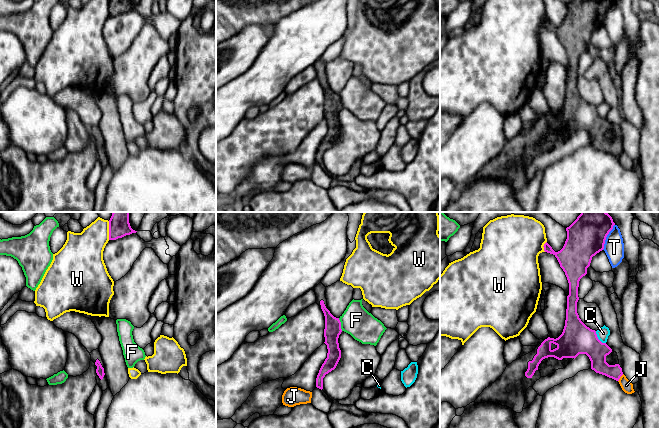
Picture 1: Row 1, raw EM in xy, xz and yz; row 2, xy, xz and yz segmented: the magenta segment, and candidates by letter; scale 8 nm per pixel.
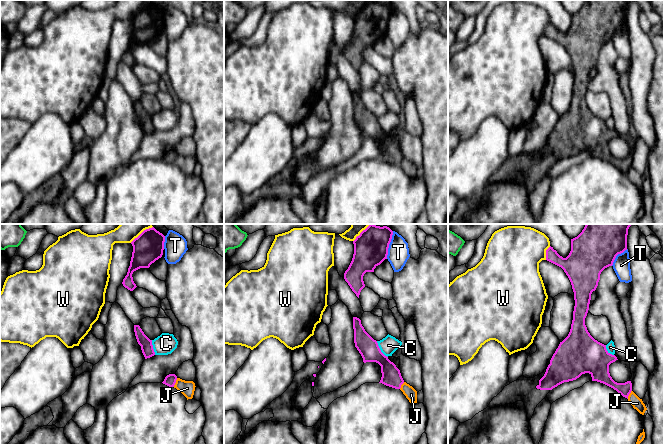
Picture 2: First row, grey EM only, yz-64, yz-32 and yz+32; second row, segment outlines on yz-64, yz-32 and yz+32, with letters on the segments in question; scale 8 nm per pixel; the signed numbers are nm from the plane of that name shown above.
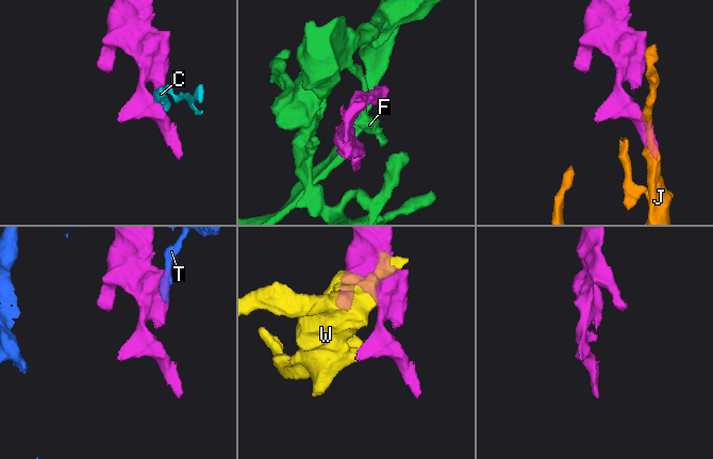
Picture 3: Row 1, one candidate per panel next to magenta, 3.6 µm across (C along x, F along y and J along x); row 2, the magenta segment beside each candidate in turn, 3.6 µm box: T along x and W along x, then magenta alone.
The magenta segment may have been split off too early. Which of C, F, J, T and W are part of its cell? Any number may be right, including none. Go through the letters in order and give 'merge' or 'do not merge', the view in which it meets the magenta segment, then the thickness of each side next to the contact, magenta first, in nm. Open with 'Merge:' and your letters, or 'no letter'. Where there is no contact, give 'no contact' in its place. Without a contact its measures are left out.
Merge: no letter
C: do not merge | yz | 260/90 nm
F: do not merge | xz | 130/240 nm
J: do not merge | yz | 140/90 nm
T: do not merge | yz | 280/160 nm
W: do not merge | xy | 120/300 nm

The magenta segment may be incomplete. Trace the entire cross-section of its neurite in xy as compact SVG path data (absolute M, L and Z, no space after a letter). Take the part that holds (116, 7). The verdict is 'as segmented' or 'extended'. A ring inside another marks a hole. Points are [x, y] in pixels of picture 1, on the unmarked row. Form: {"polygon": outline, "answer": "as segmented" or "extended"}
{"polygon": "M109 0L109 16L116 16L136 8L130 0Z", "answer": "as segmented"}

